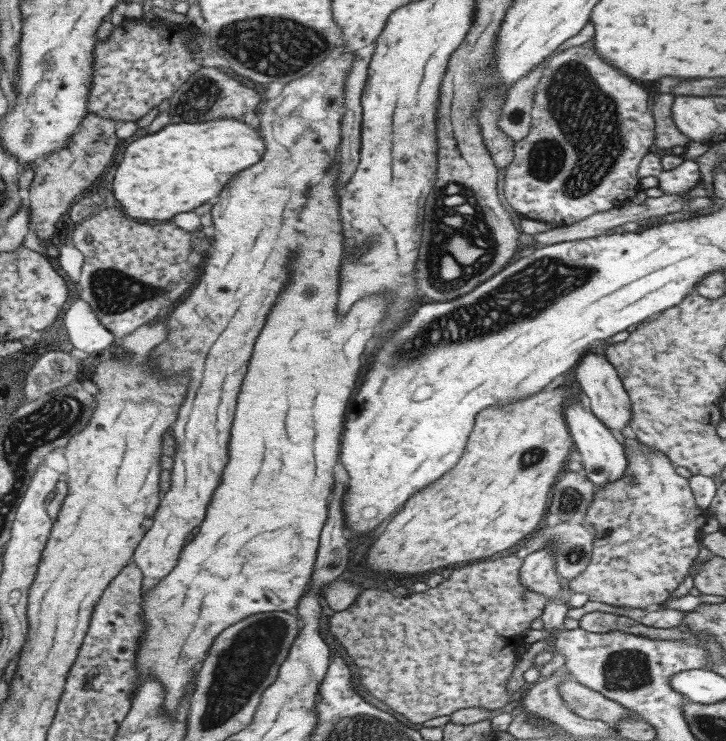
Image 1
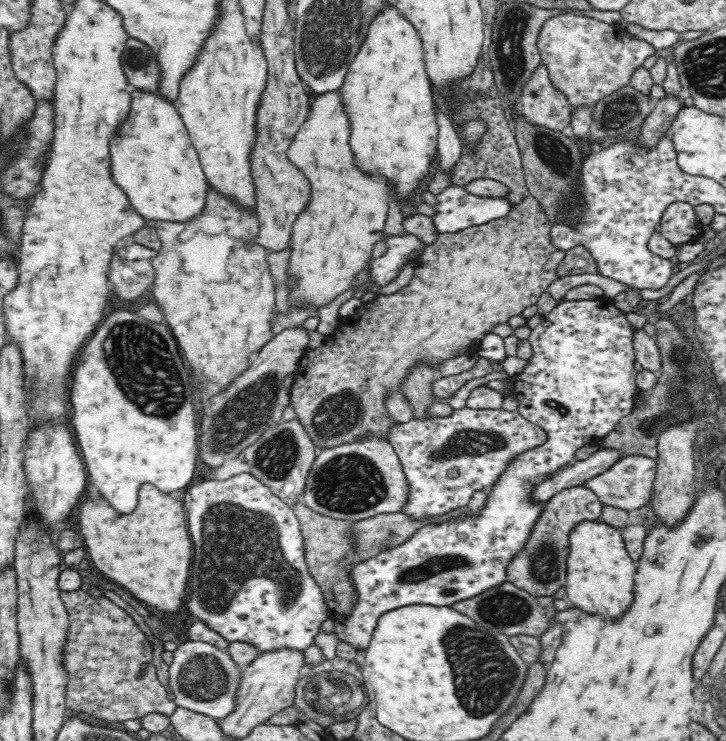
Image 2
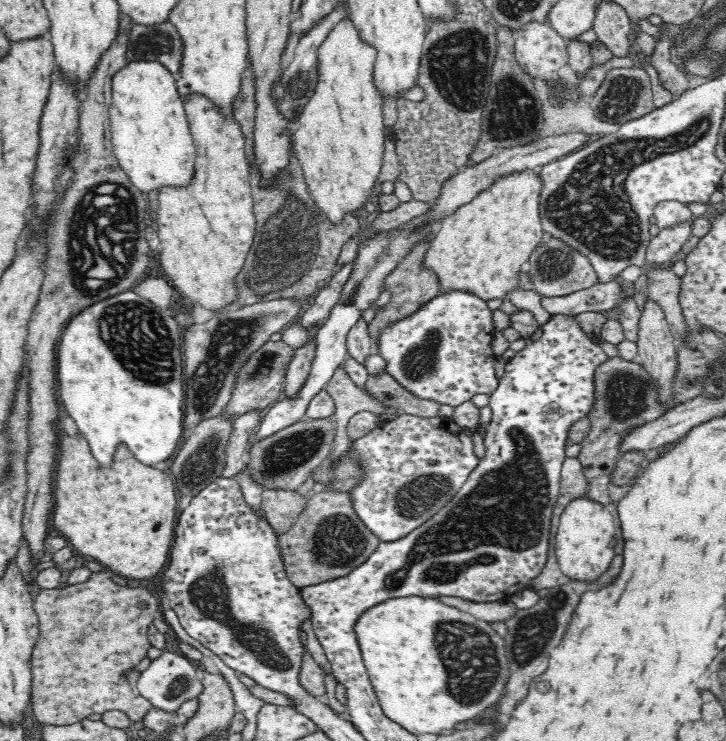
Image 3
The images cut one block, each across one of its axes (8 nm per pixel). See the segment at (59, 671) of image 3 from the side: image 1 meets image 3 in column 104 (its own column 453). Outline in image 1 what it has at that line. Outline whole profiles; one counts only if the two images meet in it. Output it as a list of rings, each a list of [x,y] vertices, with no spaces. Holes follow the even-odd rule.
[[[509,554],[503,556],[503,558],[497,558],[497,560],[480,559],[475,563],[457,566],[447,580],[443,580],[435,588],[428,588],[425,592],[418,594],[412,592],[412,595],[407,597],[396,597],[392,593],[385,592],[385,590],[364,590],[345,610],[333,613],[327,630],[340,648],[345,650],[349,658],[352,658],[357,667],[357,680],[359,680],[359,686],[363,688],[363,692],[368,692],[375,700],[389,706],[396,714],[402,714],[413,724],[421,724],[425,720],[435,718],[435,716],[447,716],[461,709],[487,708],[492,710],[503,707],[511,700],[512,696],[512,694],[506,693],[505,684],[509,675],[513,672],[515,662],[519,659],[516,648],[524,644],[520,635],[522,632],[530,630],[530,623],[543,614],[544,606],[547,604],[545,597],[521,587],[519,570],[522,562],[523,560],[517,558],[514,554]]]

